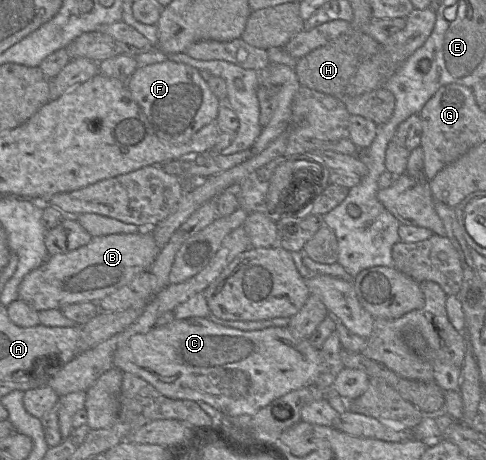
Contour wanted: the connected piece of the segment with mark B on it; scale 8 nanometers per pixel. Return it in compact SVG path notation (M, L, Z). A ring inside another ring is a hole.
M150 229L130 234L92 237L91 241L69 253L48 256L38 268L29 272L18 287L18 299L34 310L61 309L83 302L98 303L128 284L137 274L149 271L160 252Z

